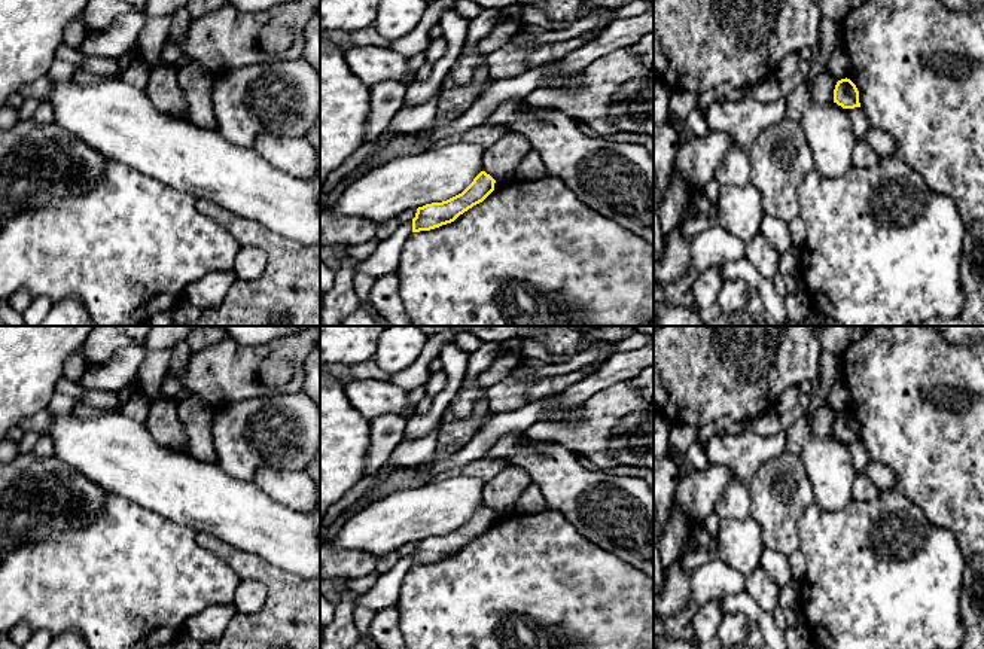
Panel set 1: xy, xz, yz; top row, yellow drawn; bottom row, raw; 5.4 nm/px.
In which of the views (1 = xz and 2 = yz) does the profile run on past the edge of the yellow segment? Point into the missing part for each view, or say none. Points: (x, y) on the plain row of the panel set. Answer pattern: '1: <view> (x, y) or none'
1: none
2: none

